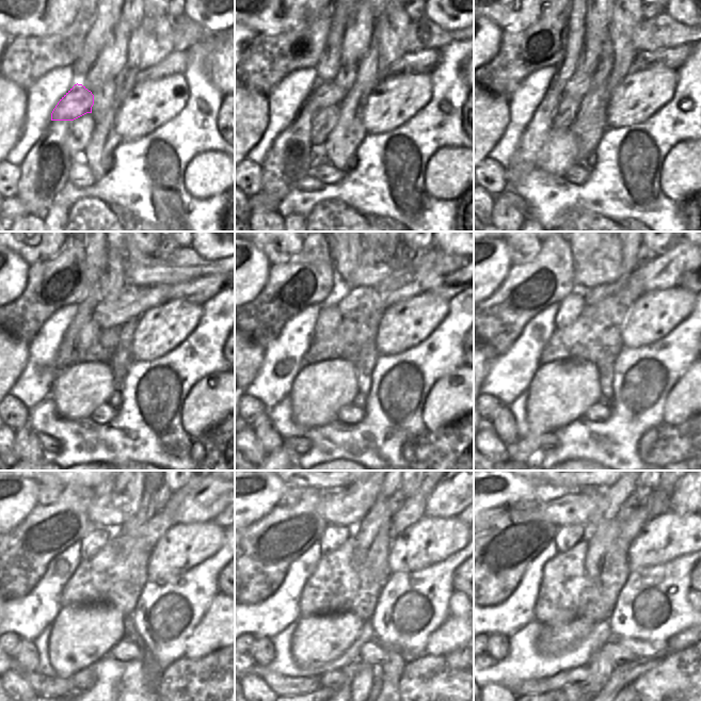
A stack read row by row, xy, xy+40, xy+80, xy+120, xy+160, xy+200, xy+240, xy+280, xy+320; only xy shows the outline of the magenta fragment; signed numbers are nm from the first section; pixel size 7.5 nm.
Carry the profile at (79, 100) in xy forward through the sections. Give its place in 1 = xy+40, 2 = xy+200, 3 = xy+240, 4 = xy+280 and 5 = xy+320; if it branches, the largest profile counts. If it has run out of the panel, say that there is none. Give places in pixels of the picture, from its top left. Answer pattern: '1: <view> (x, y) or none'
1: xy+40 (324, 94)
2: xy+200 (665, 271)
3: xy+240 (212, 495)
4: xy+280 (451, 495)
5: xy+320 (690, 496)

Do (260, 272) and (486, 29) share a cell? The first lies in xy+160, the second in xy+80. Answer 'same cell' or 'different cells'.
same cell

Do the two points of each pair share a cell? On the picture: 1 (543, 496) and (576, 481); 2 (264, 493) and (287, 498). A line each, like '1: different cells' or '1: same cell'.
1: different cells
2: different cells

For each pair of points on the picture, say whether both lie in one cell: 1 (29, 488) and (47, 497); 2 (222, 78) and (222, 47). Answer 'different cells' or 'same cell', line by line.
1: different cells
2: same cell

